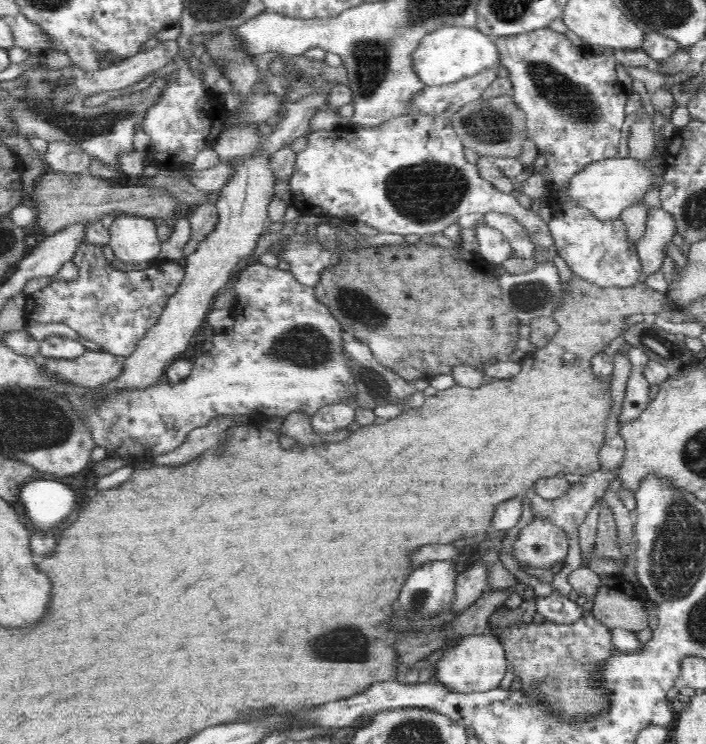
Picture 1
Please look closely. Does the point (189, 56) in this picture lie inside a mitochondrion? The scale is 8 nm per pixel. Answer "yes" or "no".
no

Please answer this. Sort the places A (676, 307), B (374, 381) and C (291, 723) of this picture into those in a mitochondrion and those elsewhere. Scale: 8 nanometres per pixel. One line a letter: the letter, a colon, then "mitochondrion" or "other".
A: other
B: mitochondrion
C: other

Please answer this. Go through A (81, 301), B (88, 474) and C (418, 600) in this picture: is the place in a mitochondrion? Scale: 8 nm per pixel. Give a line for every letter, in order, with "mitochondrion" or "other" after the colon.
A: other
B: other
C: mitochondrion

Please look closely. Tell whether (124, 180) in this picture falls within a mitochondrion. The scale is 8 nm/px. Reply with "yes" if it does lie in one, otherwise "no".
no

